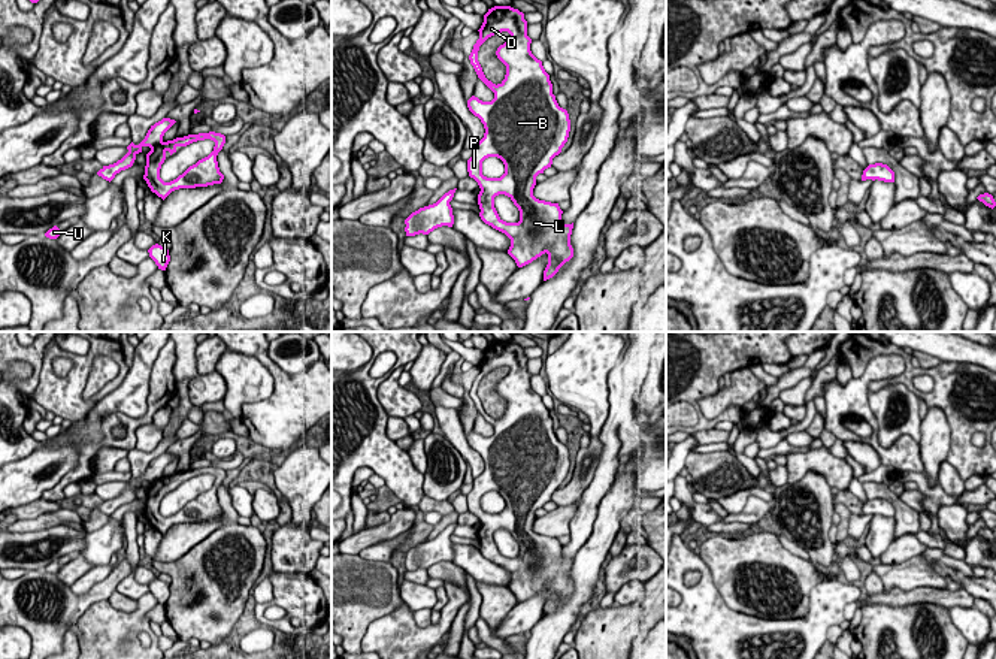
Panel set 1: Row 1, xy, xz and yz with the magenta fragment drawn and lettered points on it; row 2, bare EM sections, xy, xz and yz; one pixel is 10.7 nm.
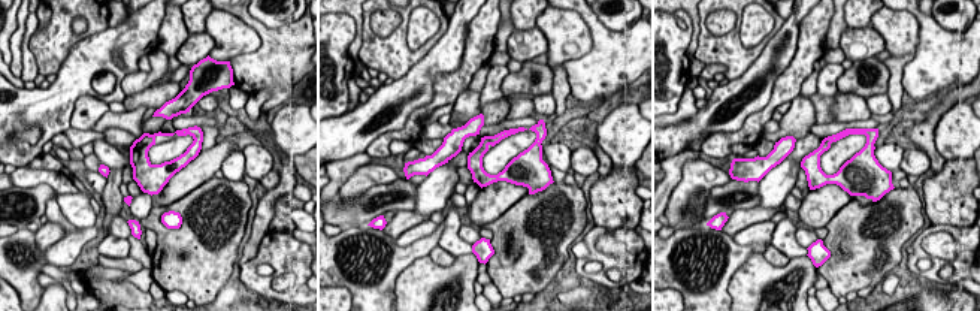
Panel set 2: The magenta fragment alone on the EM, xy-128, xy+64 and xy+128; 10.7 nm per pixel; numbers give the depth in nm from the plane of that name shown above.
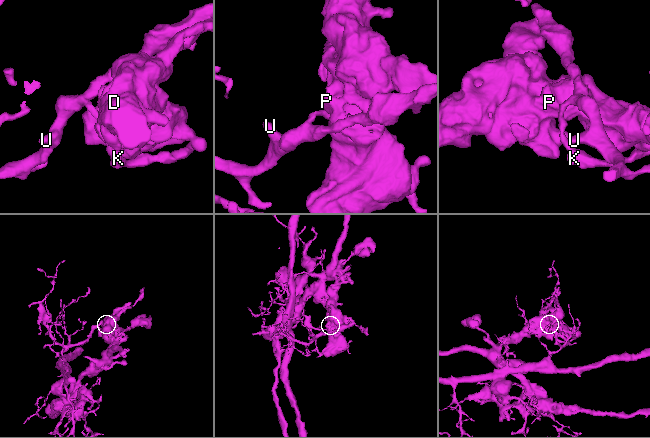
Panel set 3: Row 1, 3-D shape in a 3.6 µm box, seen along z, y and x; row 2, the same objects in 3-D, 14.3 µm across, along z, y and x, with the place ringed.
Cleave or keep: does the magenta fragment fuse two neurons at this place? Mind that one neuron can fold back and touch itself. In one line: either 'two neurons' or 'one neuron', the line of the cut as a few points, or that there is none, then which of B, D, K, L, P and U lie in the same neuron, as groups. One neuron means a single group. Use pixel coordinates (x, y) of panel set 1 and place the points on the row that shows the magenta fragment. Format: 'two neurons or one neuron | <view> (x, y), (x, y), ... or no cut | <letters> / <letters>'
two neurons | xy (162, 141), (151, 148) | B D K L P / U

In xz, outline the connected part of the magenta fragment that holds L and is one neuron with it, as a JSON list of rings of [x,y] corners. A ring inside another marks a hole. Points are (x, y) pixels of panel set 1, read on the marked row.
[[[494,6],[484,15],[479,39],[469,55],[478,78],[494,93],[491,102],[472,96],[469,111],[481,120],[485,133],[473,145],[467,160],[469,176],[481,191],[478,194],[479,217],[493,229],[511,239],[508,254],[523,267],[542,254],[548,254],[544,281],[573,257],[570,245],[572,224],[561,221],[558,203],[539,200],[533,196],[536,176],[551,167],[553,158],[561,152],[570,132],[566,109],[560,108],[553,94],[550,75],[532,51],[524,13],[511,6]],[[508,31],[509,39],[496,51],[506,66],[500,84],[488,81],[478,61],[479,46],[491,36]],[[497,157],[505,164],[500,178],[482,175],[482,161]],[[508,196],[520,211],[518,223],[503,221],[494,197]]]

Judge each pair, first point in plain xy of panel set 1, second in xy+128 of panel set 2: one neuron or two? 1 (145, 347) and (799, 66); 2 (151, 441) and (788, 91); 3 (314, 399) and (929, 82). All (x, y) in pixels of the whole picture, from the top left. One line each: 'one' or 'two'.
1: two
2: two
3: one

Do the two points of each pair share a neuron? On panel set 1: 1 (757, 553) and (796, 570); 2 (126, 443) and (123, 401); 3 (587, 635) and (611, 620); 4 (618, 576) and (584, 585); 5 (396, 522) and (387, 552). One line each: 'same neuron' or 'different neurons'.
1: same neuron
2: different neurons
3: same neuron
4: different neurons
5: different neurons

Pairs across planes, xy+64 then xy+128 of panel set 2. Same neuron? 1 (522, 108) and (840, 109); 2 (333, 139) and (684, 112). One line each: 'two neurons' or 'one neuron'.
1: one neuron
2: two neurons

